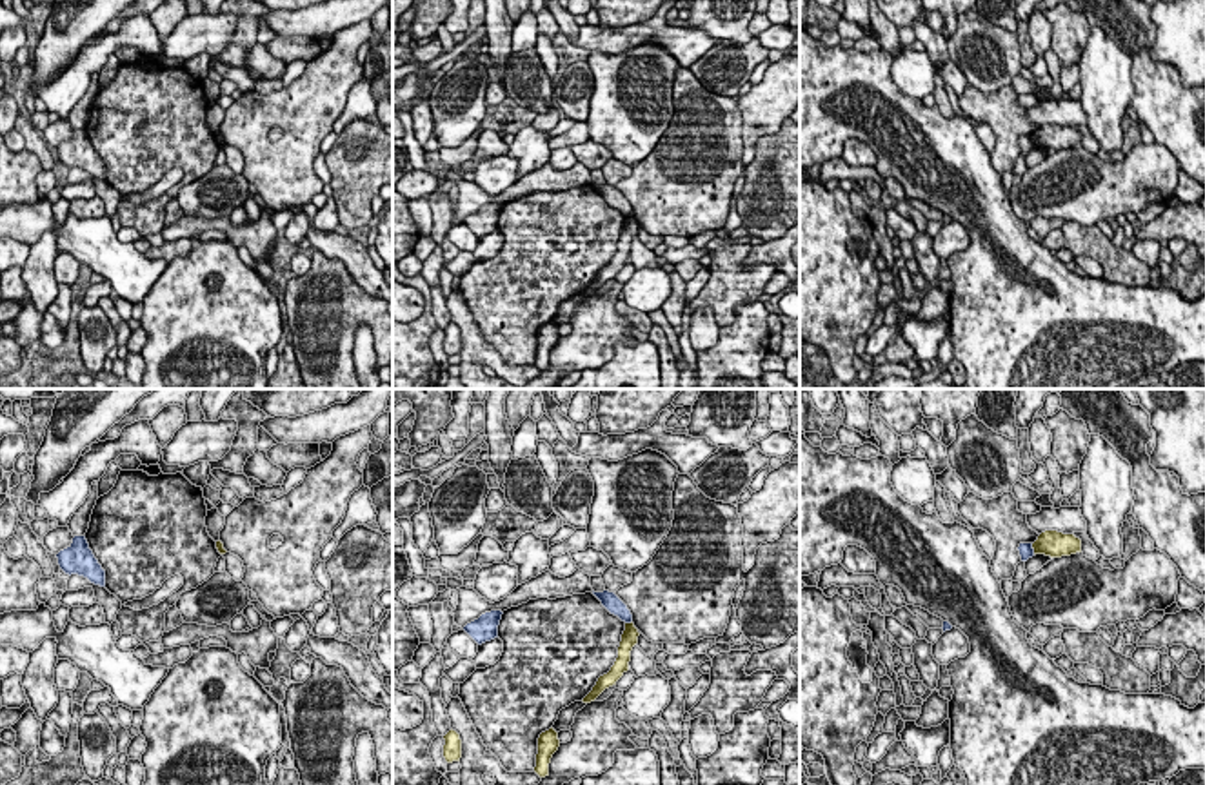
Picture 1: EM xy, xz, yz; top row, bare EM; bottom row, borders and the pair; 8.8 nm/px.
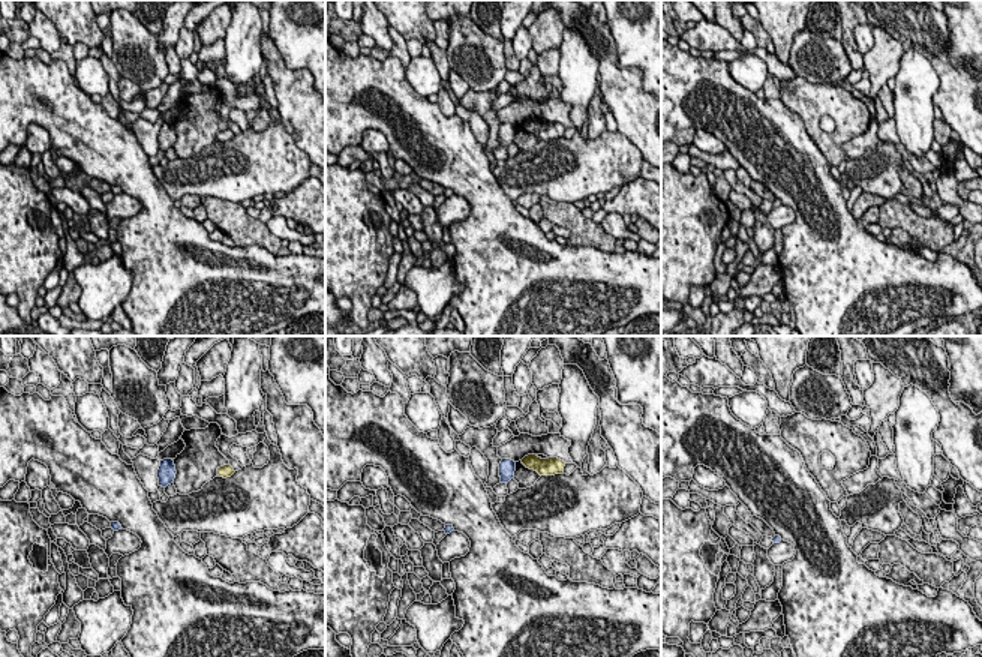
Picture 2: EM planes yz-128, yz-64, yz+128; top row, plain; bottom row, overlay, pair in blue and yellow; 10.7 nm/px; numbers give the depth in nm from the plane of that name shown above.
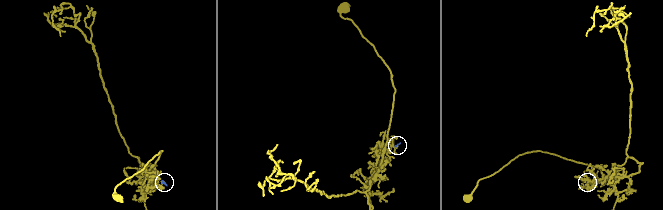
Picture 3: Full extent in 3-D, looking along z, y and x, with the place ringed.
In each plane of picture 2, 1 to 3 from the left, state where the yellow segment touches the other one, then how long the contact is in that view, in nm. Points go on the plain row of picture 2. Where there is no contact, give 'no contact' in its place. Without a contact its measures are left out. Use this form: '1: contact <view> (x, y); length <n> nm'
1: no contact
2: no contact
3: no contact

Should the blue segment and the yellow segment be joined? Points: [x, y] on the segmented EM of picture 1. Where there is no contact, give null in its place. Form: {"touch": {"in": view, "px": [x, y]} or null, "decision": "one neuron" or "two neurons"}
{"touch": {"in": "yz", "px": [1033, 549]}, "decision": "two neurons"}

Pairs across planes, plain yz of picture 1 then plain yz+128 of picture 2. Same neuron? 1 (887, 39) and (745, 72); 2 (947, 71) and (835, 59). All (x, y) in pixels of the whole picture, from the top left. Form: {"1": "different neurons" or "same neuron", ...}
{"1": "different neurons", "2": "different neurons"}

